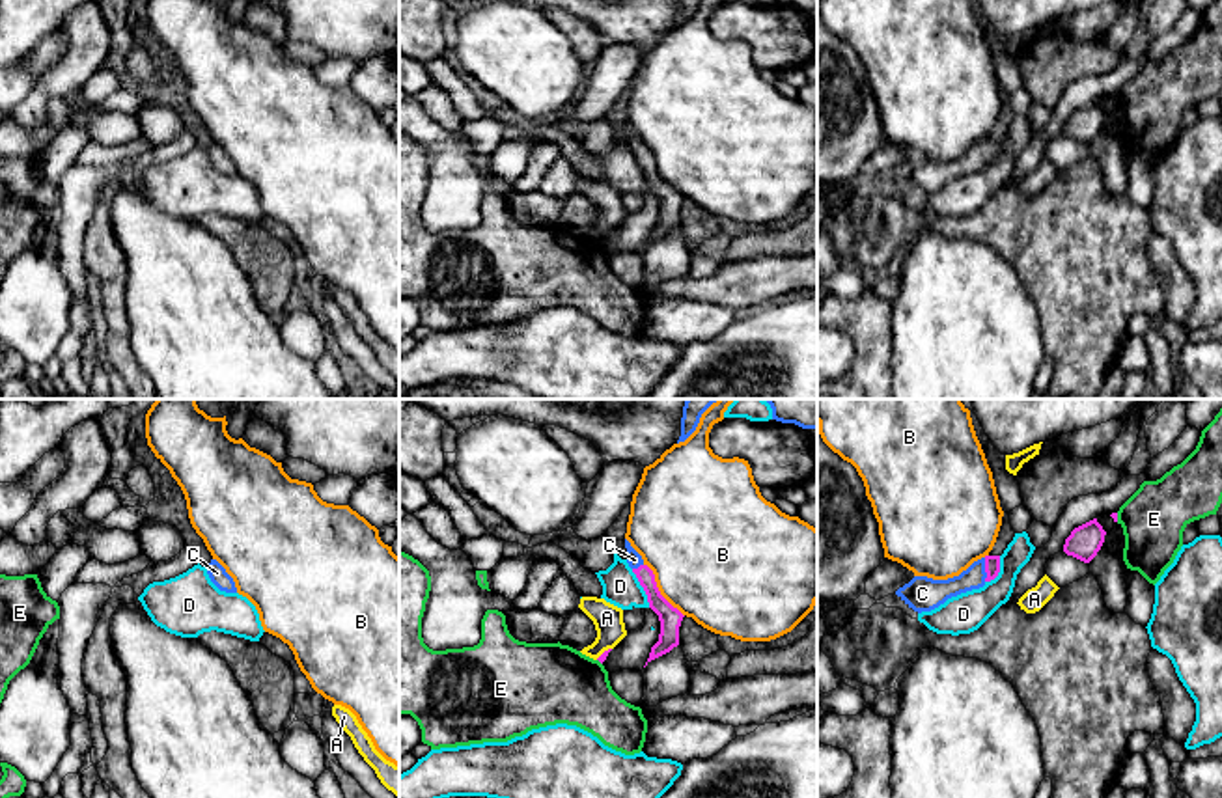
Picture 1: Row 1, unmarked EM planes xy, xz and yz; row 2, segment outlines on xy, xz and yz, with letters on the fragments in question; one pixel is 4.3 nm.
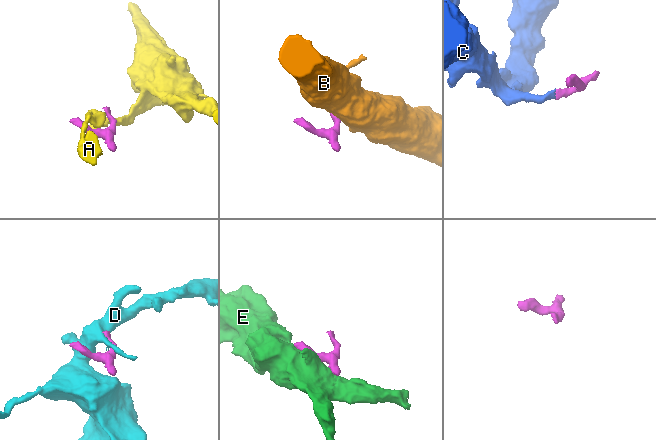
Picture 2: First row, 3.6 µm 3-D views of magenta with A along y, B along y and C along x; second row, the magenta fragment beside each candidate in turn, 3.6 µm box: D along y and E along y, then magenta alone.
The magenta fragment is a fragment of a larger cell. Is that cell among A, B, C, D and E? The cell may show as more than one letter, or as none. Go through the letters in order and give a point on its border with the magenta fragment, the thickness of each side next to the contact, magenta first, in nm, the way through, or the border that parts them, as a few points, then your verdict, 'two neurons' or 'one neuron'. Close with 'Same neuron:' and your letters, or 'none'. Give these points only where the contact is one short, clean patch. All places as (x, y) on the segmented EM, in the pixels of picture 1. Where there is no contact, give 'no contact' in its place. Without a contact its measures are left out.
A: contact xz (605, 651); calibres 40 and 130 nm; border xz (610, 647), (596, 659); two neurons
B: contact xz (657, 590); calibres 100 and 480 nm; border xz (644, 564), (652, 571), (657, 590), (683, 616); two neurons
C: contact yz (985, 569); calibres 60 and 120 nm; way yz (991, 562), (985, 569), (961, 584), (933, 593); one neuron
D: contact xz (642, 586); calibres 100 and 160 nm; border xz (631, 569), (650, 606); two neurons
E: contact yz (1116, 517); calibres 30 and 280 nm; two neurons
Same neuron: C

